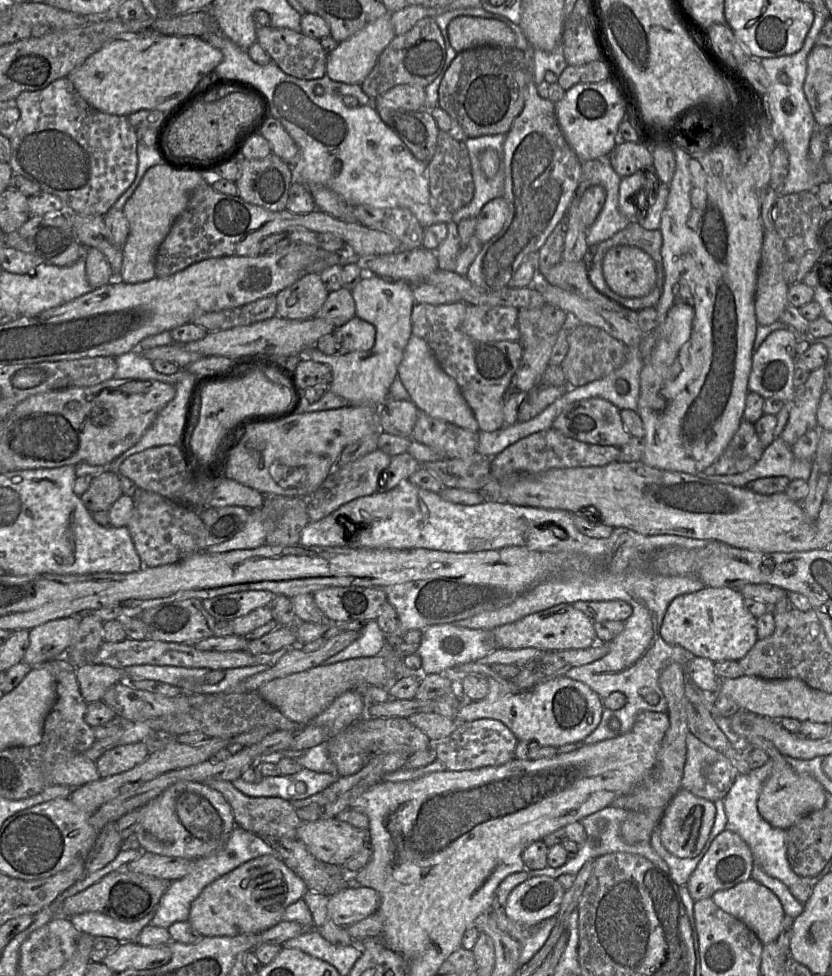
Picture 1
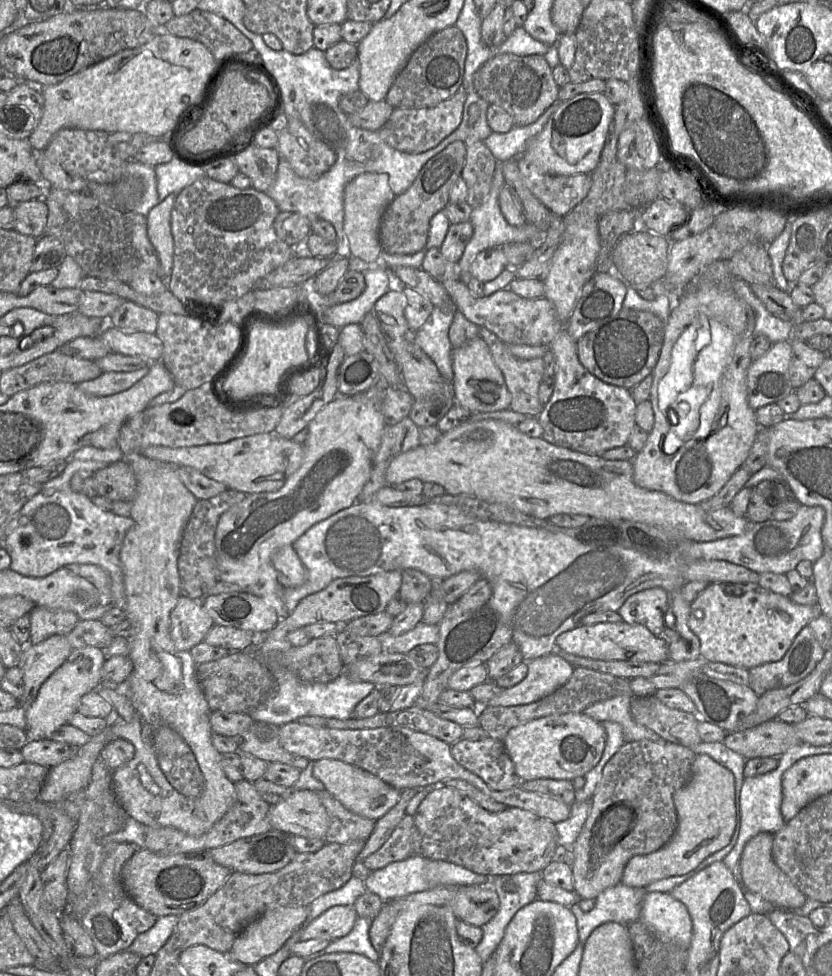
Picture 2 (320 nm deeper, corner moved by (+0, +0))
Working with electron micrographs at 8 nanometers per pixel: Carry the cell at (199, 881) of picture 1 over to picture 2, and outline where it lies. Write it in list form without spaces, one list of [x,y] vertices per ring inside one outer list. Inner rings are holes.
[[[176,915],[157,917],[155,924],[147,931],[140,933],[123,951],[135,953],[141,957],[155,955],[171,936],[178,923],[178,917]]]

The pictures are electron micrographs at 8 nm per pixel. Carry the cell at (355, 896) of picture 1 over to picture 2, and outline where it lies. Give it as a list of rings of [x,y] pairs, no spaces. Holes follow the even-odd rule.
[[[354,906],[330,907],[303,929],[300,940],[319,938],[334,941],[346,936],[352,930],[356,919]]]

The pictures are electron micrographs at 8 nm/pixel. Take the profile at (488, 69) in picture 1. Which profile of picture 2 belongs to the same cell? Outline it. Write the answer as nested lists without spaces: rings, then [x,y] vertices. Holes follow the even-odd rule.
[[[511,53],[496,54],[486,61],[474,74],[473,86],[490,105],[505,109],[513,117],[515,126],[525,126],[537,120],[558,99],[560,89],[543,55]]]

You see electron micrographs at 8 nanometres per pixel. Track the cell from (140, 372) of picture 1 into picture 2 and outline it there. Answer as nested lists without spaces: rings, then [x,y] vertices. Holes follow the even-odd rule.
[[[150,364],[135,371],[105,372],[98,377],[81,382],[78,387],[86,394],[92,396],[110,396],[132,387],[150,370]]]

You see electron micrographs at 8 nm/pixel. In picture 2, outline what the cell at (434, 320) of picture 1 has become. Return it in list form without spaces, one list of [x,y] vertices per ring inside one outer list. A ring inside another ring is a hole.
[[[479,327],[479,338],[487,344],[495,365],[503,374],[511,394],[509,409],[526,417],[537,417],[543,408],[538,398],[544,377],[543,358],[517,359],[505,343],[485,328]]]

